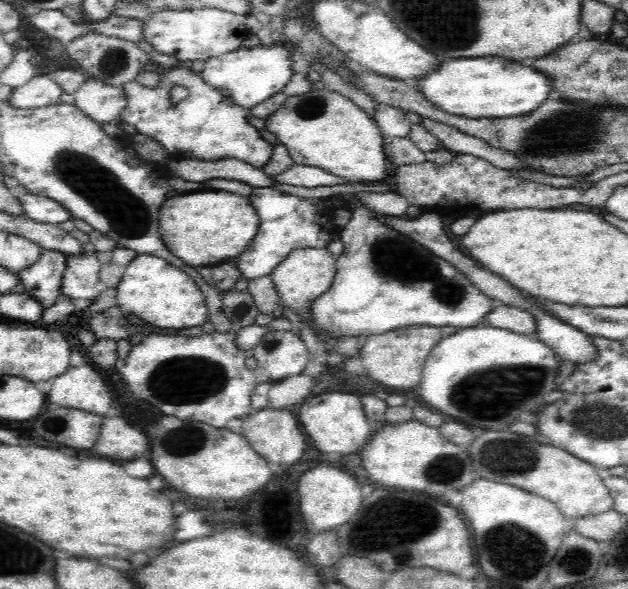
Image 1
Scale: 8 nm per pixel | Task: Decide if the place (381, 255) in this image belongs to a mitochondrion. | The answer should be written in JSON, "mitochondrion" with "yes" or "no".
{"mitochondrion":"yes"}

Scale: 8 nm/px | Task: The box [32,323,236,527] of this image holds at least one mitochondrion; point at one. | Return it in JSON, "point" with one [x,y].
{"point":[205,373]}

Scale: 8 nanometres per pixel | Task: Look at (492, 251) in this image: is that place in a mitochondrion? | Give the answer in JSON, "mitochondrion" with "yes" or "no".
{"mitochondrion":"no"}

